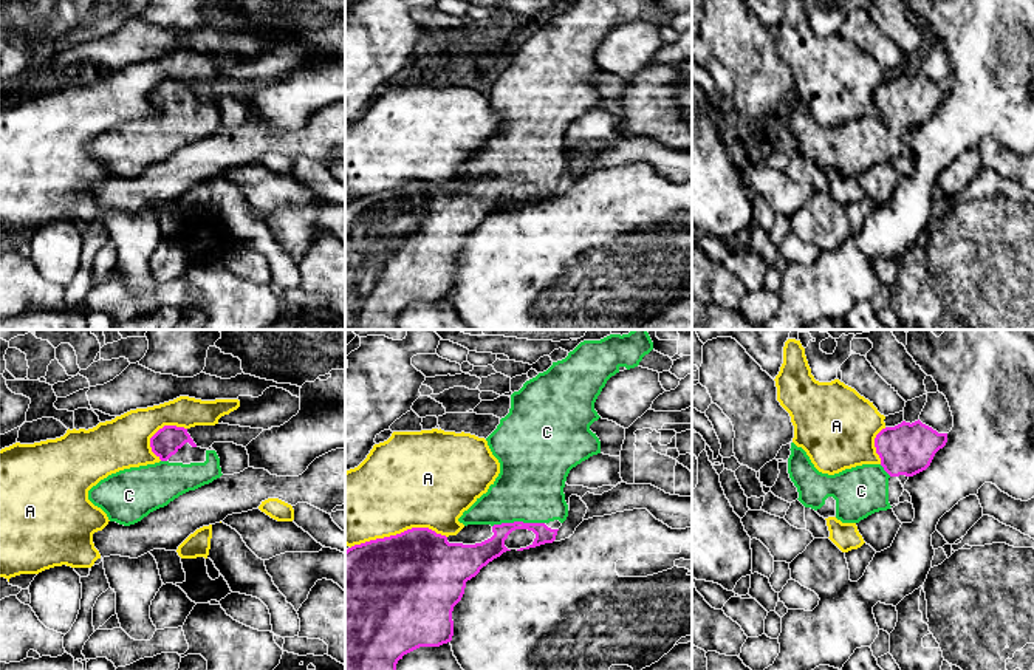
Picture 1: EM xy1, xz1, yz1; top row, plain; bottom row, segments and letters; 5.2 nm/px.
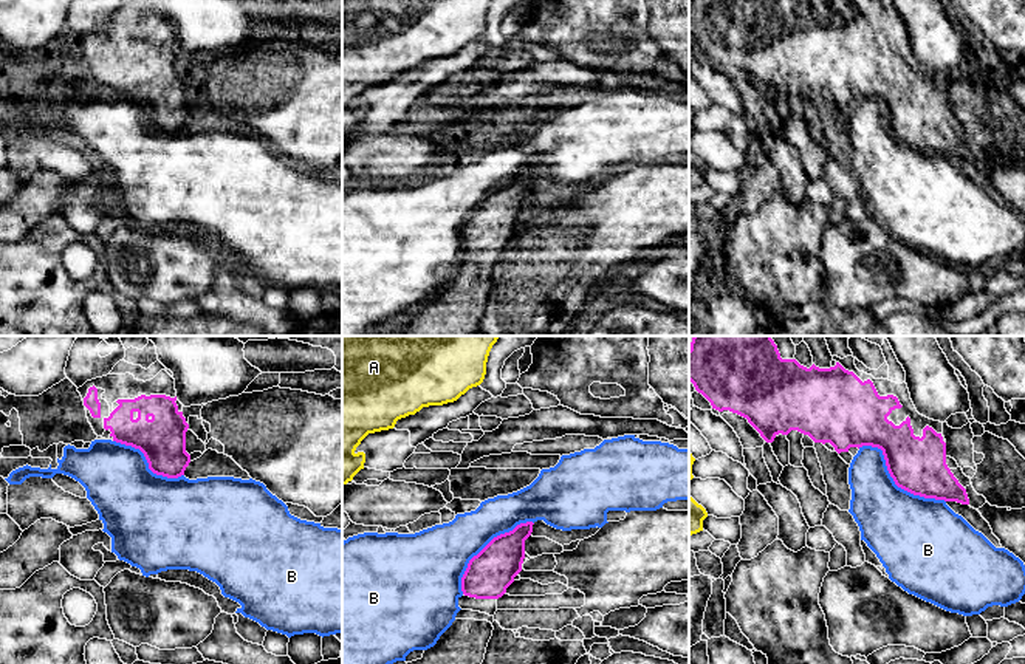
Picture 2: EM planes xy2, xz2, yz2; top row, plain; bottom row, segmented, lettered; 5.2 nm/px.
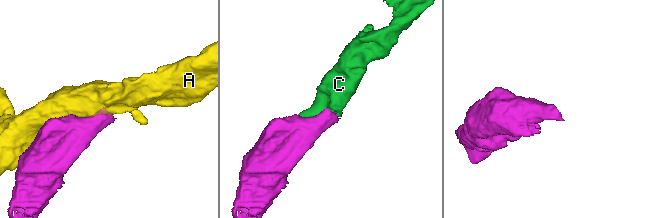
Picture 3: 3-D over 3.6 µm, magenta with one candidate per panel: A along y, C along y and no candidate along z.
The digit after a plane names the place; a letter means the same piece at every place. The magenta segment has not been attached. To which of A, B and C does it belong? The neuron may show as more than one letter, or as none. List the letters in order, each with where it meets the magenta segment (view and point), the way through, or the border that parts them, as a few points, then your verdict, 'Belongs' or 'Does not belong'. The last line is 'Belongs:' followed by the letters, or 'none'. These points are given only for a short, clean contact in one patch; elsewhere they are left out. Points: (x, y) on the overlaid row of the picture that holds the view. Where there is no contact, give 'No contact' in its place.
A: Touches magenta at xz1 (398, 534). Does not belong
B: Touches magenta at yz2 (894, 480). Does not belong
C: Touches magenta at xz1 (517, 522). Path across: xz1 (483, 553), (517, 522), (517, 502), (530, 488). Belongs
Belongs: C

